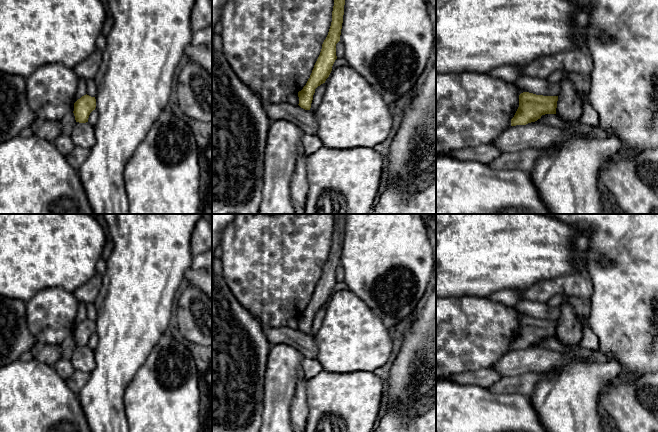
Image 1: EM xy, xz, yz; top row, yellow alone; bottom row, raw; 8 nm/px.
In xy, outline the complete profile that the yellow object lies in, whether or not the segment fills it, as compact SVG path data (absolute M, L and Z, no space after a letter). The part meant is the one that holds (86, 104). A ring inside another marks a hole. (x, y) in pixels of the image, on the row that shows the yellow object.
M84 95L74 103L74 116L76 122L86 123L90 113L96 108L96 99L89 95Z

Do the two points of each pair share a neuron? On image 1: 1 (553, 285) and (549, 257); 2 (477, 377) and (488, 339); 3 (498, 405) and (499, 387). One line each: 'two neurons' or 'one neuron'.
1: two neurons
2: two neurons
3: two neurons

